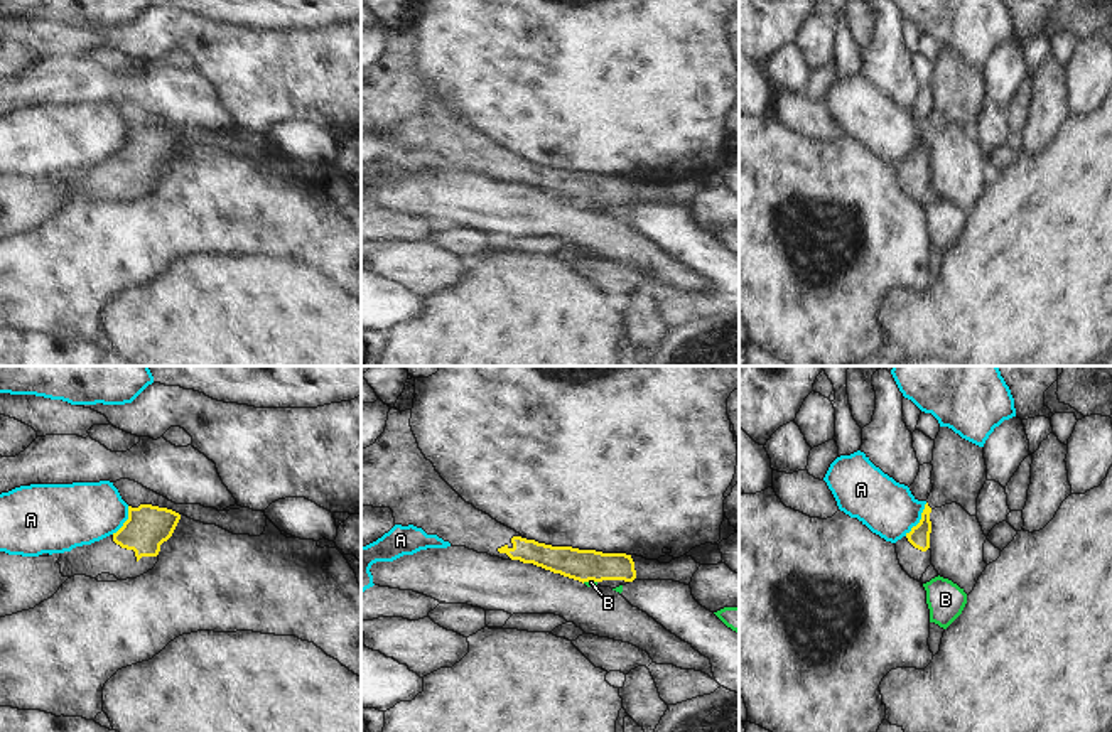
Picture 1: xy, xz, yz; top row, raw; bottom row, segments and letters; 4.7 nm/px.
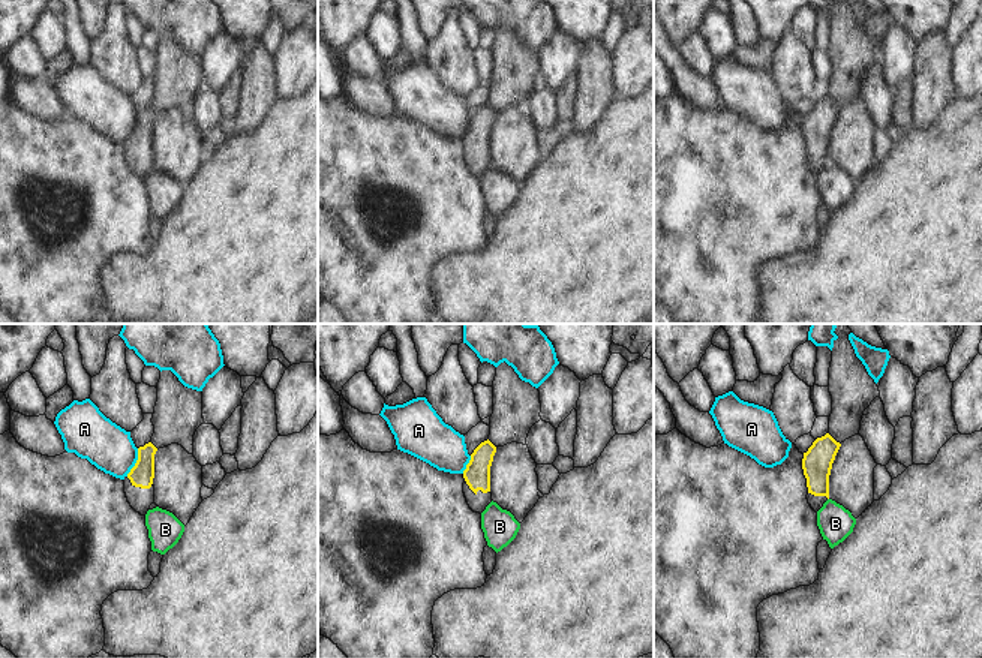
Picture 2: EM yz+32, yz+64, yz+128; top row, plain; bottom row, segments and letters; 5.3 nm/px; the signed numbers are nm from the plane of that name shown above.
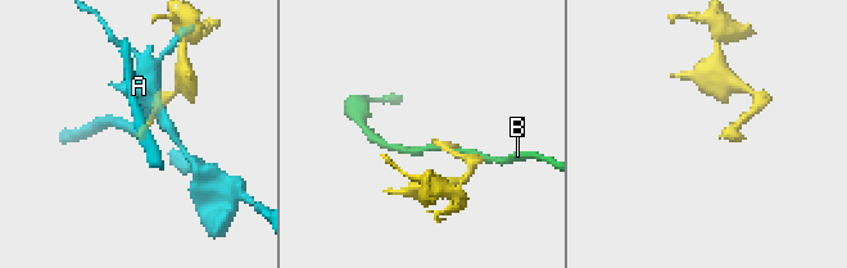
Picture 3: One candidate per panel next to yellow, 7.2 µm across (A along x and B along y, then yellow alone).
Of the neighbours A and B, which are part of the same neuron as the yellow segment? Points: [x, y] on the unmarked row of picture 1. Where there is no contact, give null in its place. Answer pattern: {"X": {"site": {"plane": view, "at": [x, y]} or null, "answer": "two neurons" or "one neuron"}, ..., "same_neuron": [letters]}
{"A": {"site": {"plane": "yz", "at": [920, 142]}, "answer": "two neurons"}, "B": {"site": {"plane": "xz", "at": [589, 201]}, "answer": "two neurons"}, "same_neuron": []}

